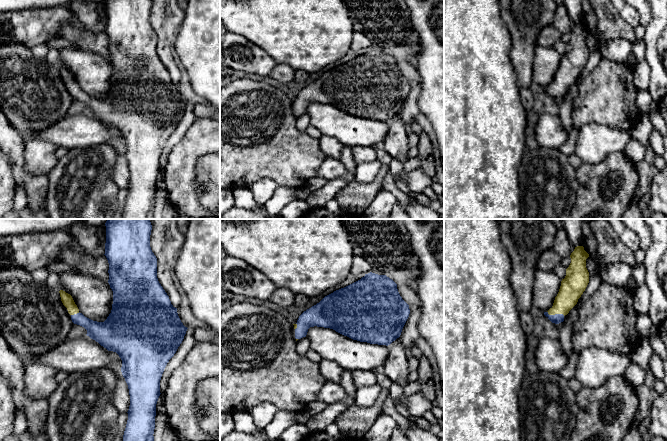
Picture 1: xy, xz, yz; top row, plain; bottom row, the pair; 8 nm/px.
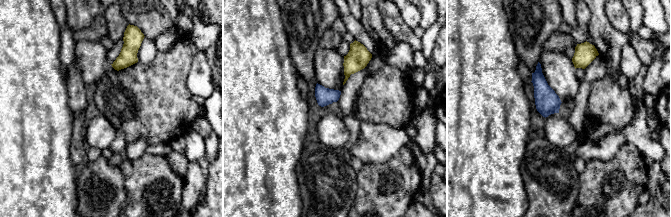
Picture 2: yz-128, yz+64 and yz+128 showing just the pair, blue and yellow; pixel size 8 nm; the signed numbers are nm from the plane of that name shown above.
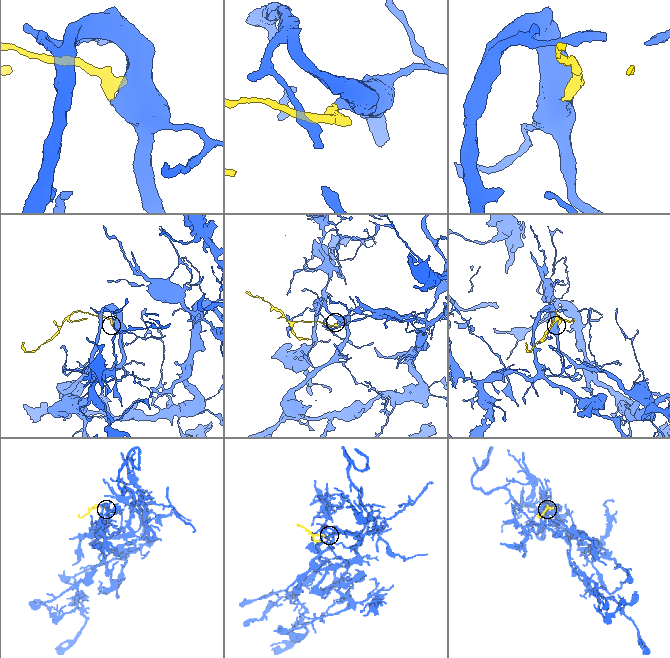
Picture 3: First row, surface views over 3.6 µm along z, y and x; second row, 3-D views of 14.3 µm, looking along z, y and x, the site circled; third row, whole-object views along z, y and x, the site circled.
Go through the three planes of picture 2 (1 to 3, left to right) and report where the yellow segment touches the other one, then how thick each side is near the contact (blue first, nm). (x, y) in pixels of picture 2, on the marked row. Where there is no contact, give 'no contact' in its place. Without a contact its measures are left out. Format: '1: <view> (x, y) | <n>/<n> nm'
1: no contact
2: no contact
3: no contact

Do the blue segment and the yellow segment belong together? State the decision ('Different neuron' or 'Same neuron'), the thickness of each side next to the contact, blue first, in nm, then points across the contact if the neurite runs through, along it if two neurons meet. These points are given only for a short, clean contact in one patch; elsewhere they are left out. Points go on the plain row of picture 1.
Same neuron. Thickness 80 nm (blue) against 190 nm. Path across: yz (557, 94), (555, 90), (571, 65)

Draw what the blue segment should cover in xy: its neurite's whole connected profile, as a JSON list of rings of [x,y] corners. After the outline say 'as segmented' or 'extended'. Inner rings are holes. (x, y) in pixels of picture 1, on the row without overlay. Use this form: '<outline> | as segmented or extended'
[[[105,0],[106,2],[106,19],[105,19],[105,32],[109,39],[109,56],[108,59],[110,61],[110,64],[113,67],[113,80],[112,80],[112,86],[107,95],[104,98],[97,98],[93,97],[87,93],[85,93],[82,89],[79,88],[79,85],[77,81],[75,80],[72,72],[68,69],[66,69],[63,66],[60,66],[60,73],[63,81],[67,84],[68,89],[71,91],[71,96],[74,100],[80,101],[84,103],[87,106],[87,112],[89,112],[91,115],[98,118],[101,122],[106,124],[108,127],[116,128],[119,133],[122,136],[122,143],[121,148],[123,153],[125,154],[125,157],[128,161],[129,165],[129,171],[130,171],[130,182],[128,186],[128,196],[126,200],[126,204],[123,211],[123,219],[154,219],[154,205],[155,205],[155,192],[156,192],[156,180],[158,177],[158,174],[160,172],[160,156],[162,153],[162,150],[164,148],[164,145],[169,138],[169,136],[174,132],[176,129],[178,123],[182,119],[184,112],[187,107],[187,103],[183,101],[181,98],[178,89],[177,84],[175,84],[169,75],[169,72],[161,62],[161,60],[158,57],[157,54],[157,34],[154,31],[154,29],[151,26],[150,23],[150,11],[152,6],[151,0]]] | extended

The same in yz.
[[[583,22],[575,23],[571,29],[571,39],[566,45],[566,52],[555,73],[553,82],[544,88],[544,91],[555,100],[564,97],[564,92],[577,80],[589,59],[589,48],[586,44],[586,35],[589,30]]] | extended

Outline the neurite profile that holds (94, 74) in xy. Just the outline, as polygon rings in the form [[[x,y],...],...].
[[[65,48],[59,51],[58,66],[72,72],[80,89],[97,98],[107,95],[113,80],[113,67],[108,57],[82,49]]]

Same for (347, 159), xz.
[[[351,146],[343,147],[340,161],[349,173],[355,175],[357,163],[354,161]]]

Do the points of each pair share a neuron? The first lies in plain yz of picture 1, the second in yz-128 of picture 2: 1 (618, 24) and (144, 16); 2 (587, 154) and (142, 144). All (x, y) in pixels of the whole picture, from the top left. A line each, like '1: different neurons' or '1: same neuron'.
1: same neuron
2: same neuron

